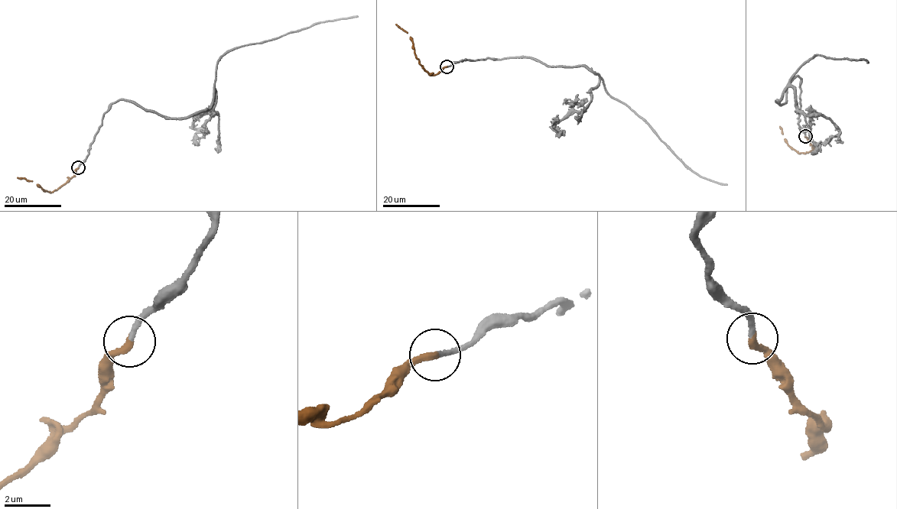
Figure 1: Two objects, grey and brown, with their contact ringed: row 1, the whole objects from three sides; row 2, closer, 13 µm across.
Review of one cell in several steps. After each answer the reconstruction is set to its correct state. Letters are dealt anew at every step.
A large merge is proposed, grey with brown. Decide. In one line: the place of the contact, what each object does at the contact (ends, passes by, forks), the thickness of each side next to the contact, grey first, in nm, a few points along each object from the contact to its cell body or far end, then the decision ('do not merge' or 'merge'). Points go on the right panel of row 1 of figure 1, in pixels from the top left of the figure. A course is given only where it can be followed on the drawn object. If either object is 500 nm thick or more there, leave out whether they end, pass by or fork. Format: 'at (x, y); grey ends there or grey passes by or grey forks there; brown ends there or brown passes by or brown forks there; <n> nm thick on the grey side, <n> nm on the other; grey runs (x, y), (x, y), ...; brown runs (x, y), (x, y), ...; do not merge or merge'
at (805, 136); grey ends there; brown ends there; 200 nm thick on the grey side, 320 nm on the other; grey runs (805, 136), (798, 122), (801, 79), (789, 83), (785, 102), (776, 102), (790, 77), (816, 55), (867, 62); brown runs (805, 136), (814, 147), (810, 151), (800, 153), (787, 144), (779, 126); merge

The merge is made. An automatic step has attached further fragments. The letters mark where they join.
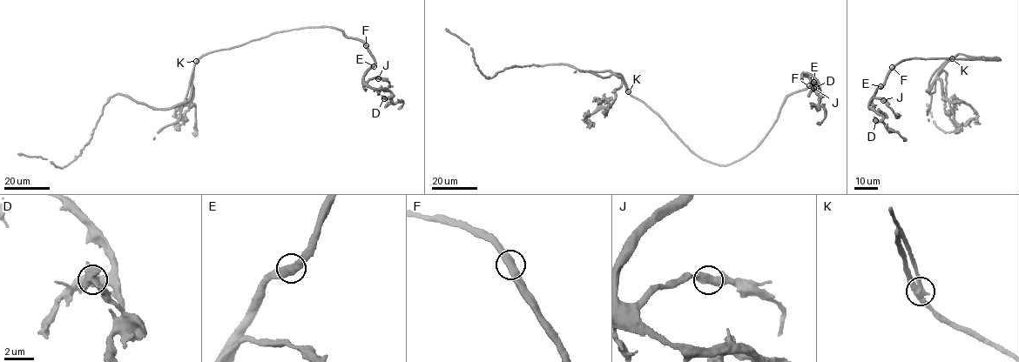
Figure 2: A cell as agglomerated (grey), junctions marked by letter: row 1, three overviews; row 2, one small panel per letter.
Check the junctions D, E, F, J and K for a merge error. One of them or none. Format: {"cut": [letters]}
{"cut": ["K"]}

